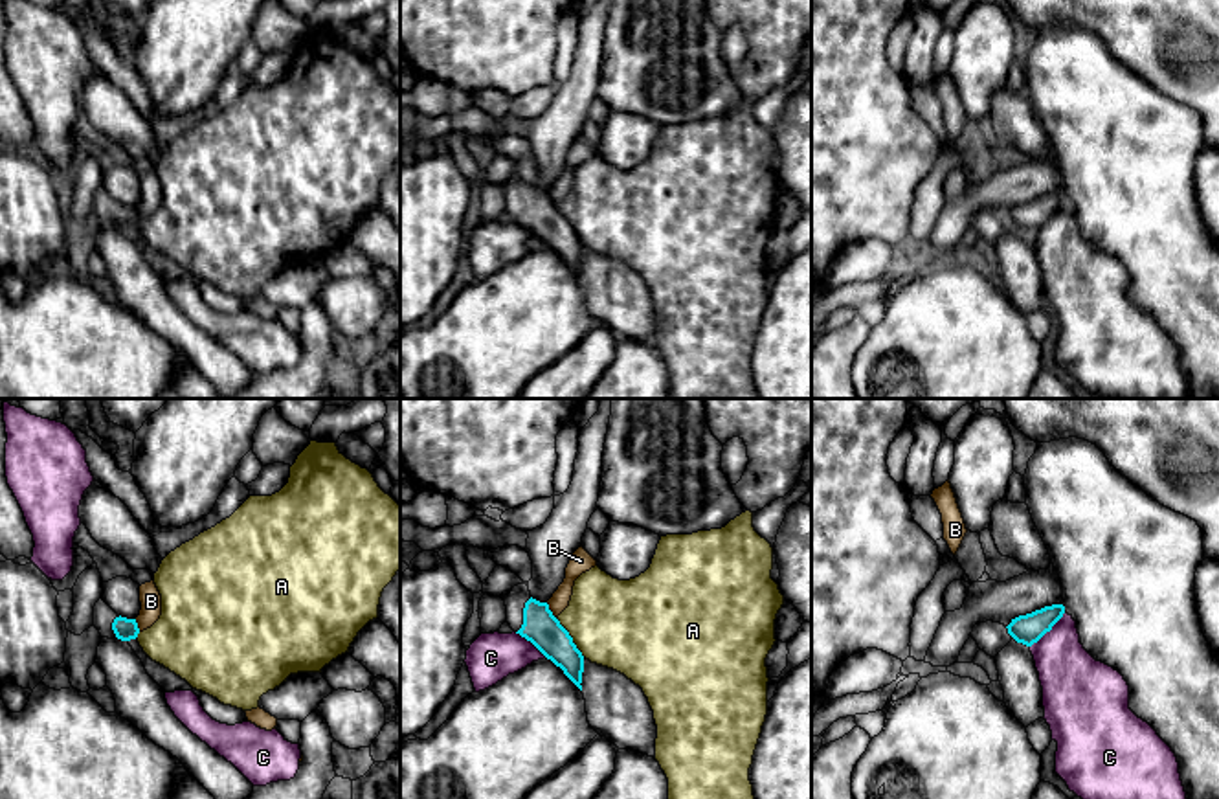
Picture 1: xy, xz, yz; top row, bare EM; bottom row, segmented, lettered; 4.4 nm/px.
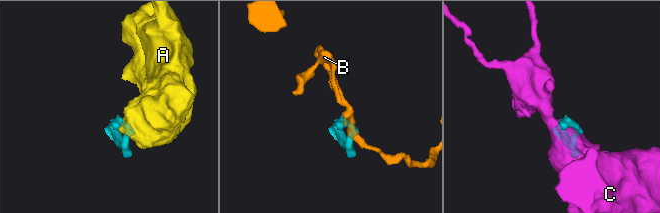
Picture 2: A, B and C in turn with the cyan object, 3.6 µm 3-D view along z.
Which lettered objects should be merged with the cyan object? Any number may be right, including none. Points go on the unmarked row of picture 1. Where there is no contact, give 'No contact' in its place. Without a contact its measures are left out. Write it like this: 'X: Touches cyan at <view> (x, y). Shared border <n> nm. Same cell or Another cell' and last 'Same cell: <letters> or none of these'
A: Touches cyan at xz (571, 226). Shared border 220 nm. Another cell
B: Touches cyan at xz (549, 199). Shared border 80 nm. Another cell
C: Touches cyan at yz (1049, 219). Shared border 220 nm. Another cell
Same cell: none of these

